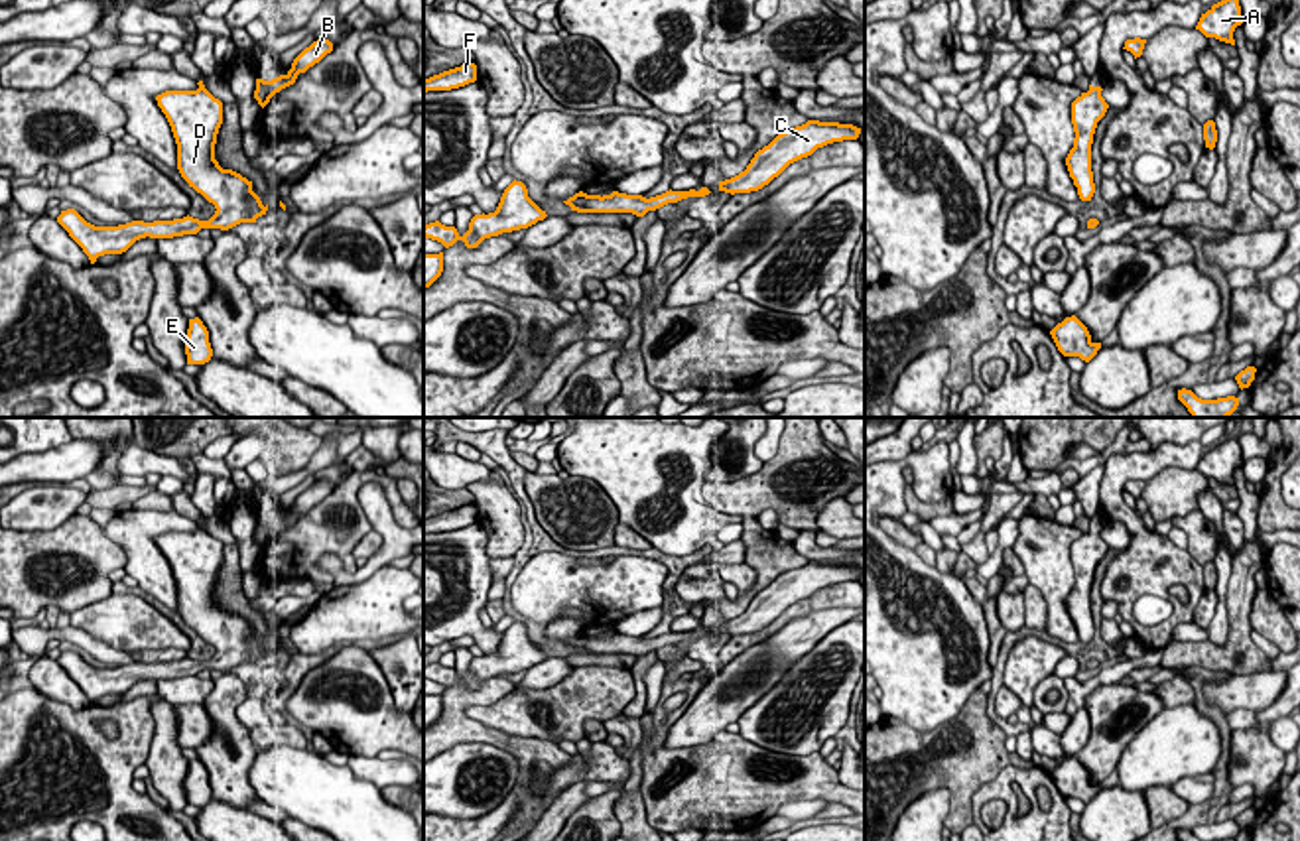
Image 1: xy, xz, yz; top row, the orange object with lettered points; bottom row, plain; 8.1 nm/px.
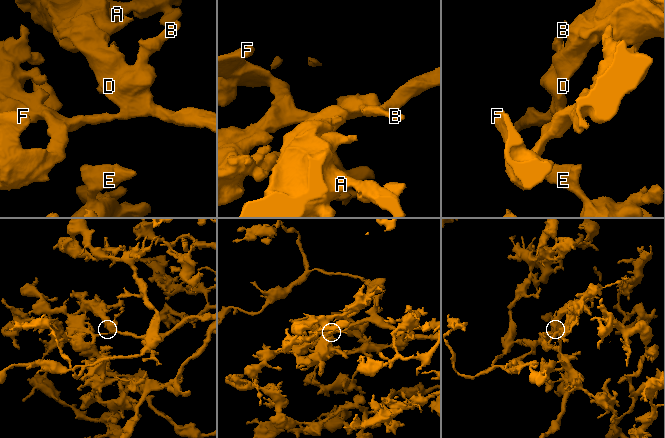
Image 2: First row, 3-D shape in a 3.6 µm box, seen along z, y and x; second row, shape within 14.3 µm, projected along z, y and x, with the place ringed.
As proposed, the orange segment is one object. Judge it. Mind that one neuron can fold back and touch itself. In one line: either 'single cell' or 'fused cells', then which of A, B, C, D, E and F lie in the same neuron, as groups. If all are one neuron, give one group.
single cell | A B C D E F

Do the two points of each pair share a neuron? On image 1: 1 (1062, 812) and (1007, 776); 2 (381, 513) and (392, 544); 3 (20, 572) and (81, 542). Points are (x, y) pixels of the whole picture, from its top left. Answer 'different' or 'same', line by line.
1: same
2: same
3: same

